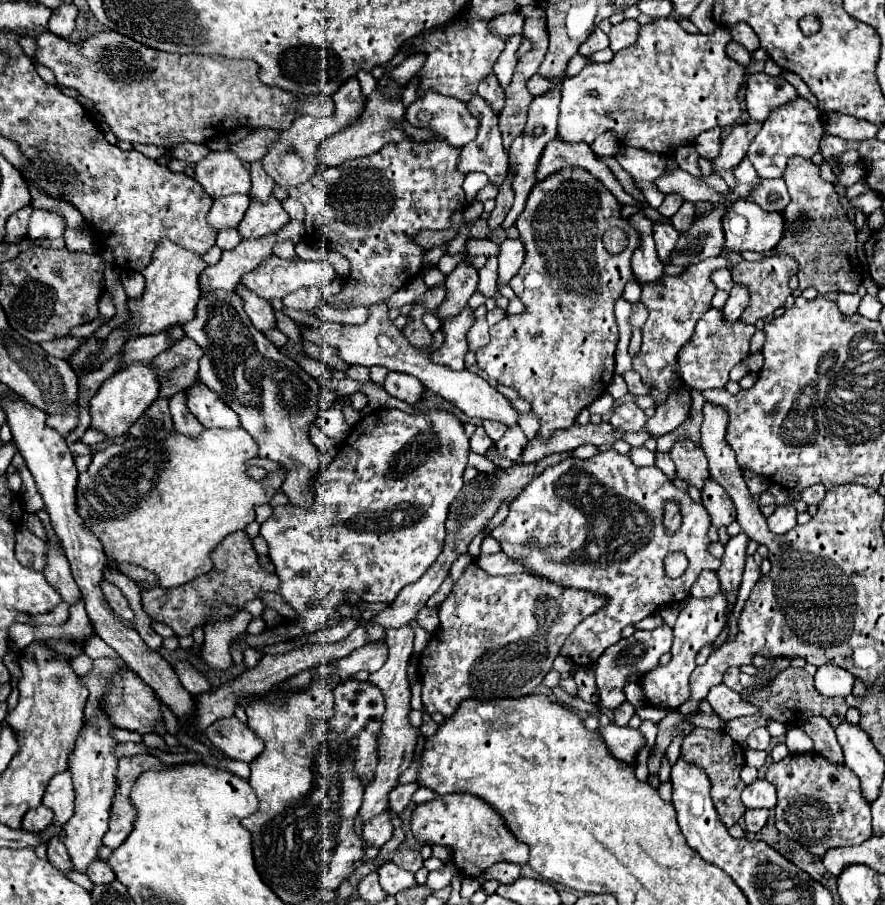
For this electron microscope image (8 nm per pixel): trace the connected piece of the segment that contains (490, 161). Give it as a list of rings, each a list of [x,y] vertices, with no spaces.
[[[477,92],[471,94],[467,108],[479,120],[477,138],[463,146],[457,169],[460,172],[485,172],[497,186],[509,168],[509,156],[501,144],[499,116],[491,110],[489,102]]]

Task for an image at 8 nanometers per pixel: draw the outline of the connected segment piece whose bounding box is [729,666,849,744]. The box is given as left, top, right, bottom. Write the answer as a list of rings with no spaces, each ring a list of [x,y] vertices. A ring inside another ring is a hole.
[[[789,666],[785,672],[781,672],[773,684],[769,688],[765,688],[765,692],[757,692],[757,696],[751,700],[755,706],[759,706],[763,712],[757,714],[759,722],[757,724],[729,724],[729,736],[733,740],[737,740],[739,744],[745,742],[747,734],[757,728],[757,726],[765,726],[765,722],[769,718],[773,720],[779,720],[779,722],[789,722],[789,724],[801,724],[803,720],[811,718],[813,714],[817,716],[825,716],[831,726],[837,726],[841,724],[841,720],[845,720],[845,712],[847,712],[847,702],[845,698],[827,698],[827,696],[821,696],[819,692],[815,694],[815,686],[813,686],[813,676],[809,676],[803,668],[793,668]]]

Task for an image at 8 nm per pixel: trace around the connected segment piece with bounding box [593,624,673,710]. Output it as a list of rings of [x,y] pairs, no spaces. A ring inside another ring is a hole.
[[[663,624],[651,632],[647,630],[637,630],[631,638],[621,638],[617,644],[609,646],[601,658],[595,662],[593,672],[595,672],[595,682],[597,682],[597,692],[599,692],[599,702],[597,706],[601,710],[617,708],[625,700],[623,688],[629,684],[631,674],[645,674],[653,668],[659,666],[659,658],[671,650],[671,640],[673,640],[673,630]]]

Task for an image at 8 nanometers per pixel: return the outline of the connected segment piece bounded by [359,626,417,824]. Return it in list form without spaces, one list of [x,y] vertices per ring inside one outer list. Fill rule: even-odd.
[[[411,626],[405,628],[397,628],[397,630],[389,630],[387,632],[387,646],[389,646],[389,656],[387,662],[369,676],[371,684],[377,684],[383,692],[385,692],[385,702],[387,702],[387,710],[383,716],[383,732],[381,732],[381,760],[377,764],[377,772],[375,772],[375,782],[371,786],[365,788],[365,798],[361,804],[361,818],[363,824],[379,814],[383,814],[389,808],[389,792],[397,786],[399,776],[409,768],[411,760],[413,760],[413,750],[415,750],[415,742],[417,742],[417,730],[409,724],[409,710],[411,710],[411,690],[409,690],[409,680],[407,680],[407,660],[413,652],[413,630]]]

